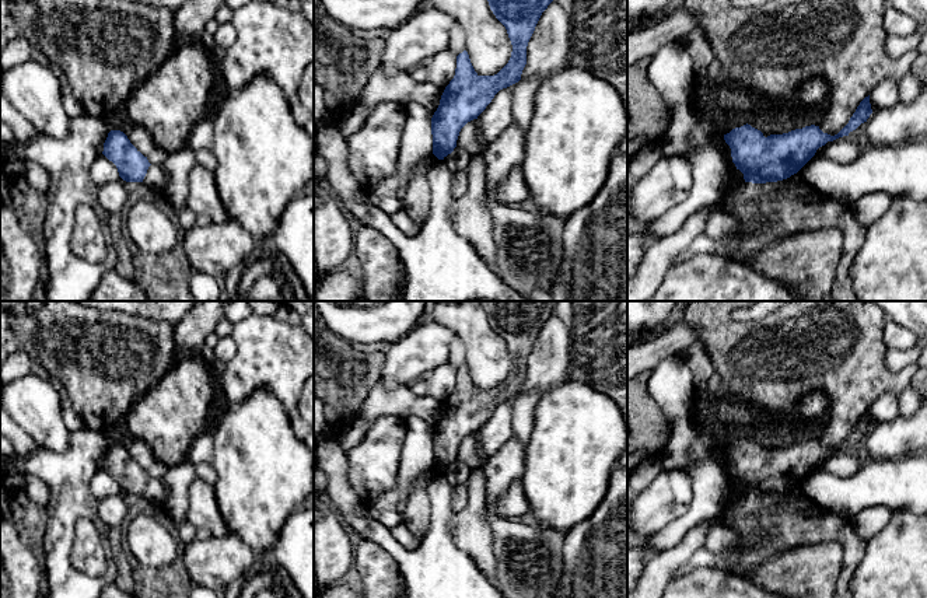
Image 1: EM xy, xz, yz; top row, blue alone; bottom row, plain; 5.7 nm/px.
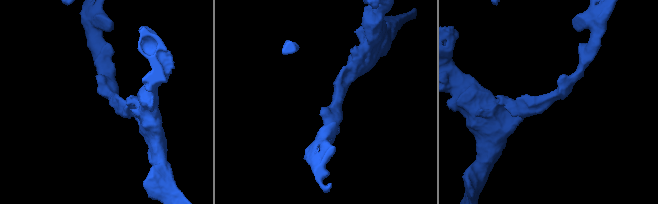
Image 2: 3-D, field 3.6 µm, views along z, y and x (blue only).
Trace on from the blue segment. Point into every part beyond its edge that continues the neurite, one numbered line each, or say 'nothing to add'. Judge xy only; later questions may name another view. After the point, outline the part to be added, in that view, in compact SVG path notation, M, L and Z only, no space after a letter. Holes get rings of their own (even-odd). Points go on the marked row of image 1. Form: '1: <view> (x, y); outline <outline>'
nothing to add

